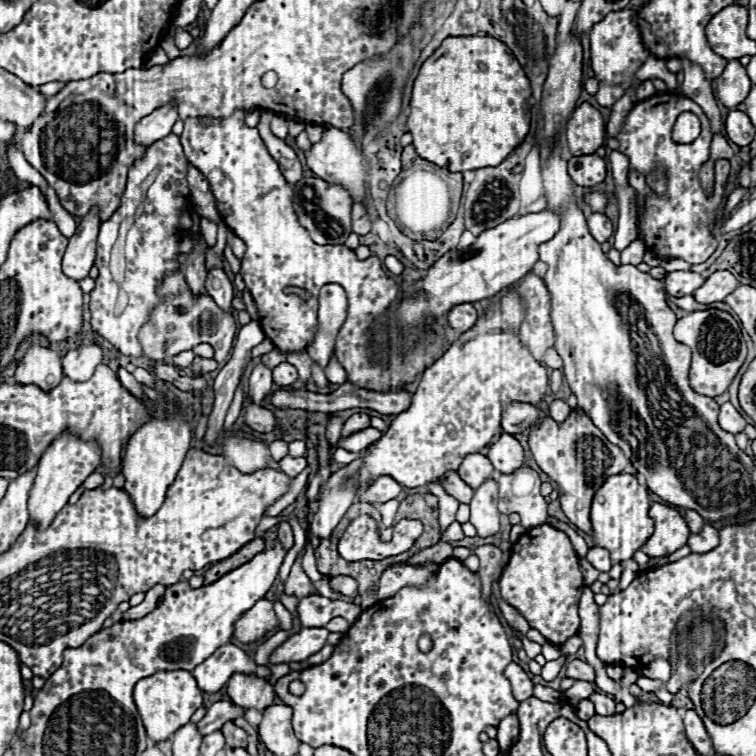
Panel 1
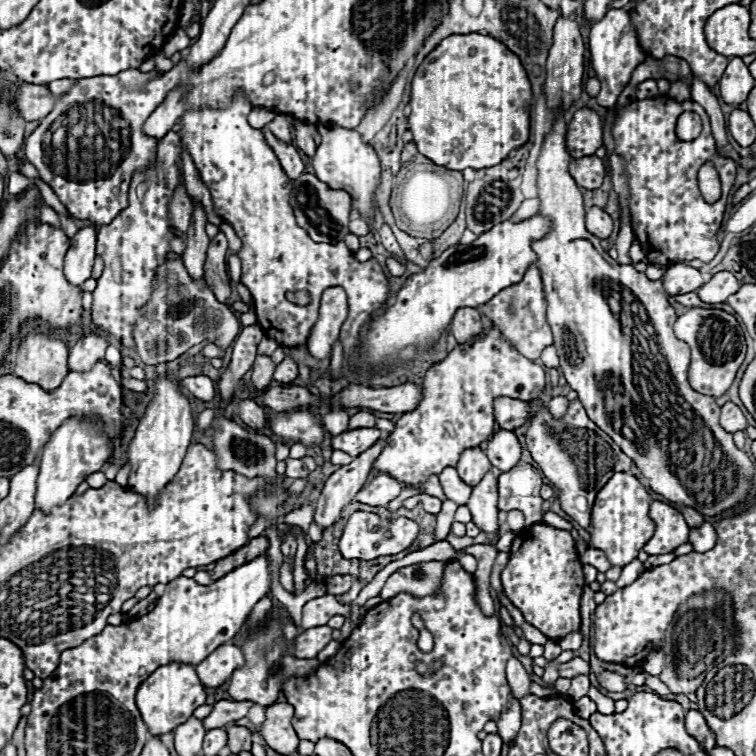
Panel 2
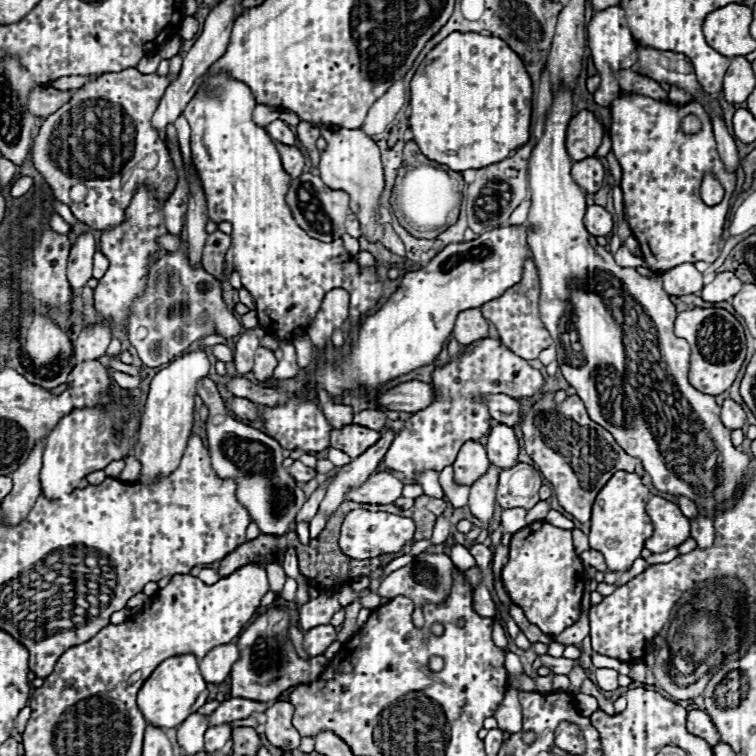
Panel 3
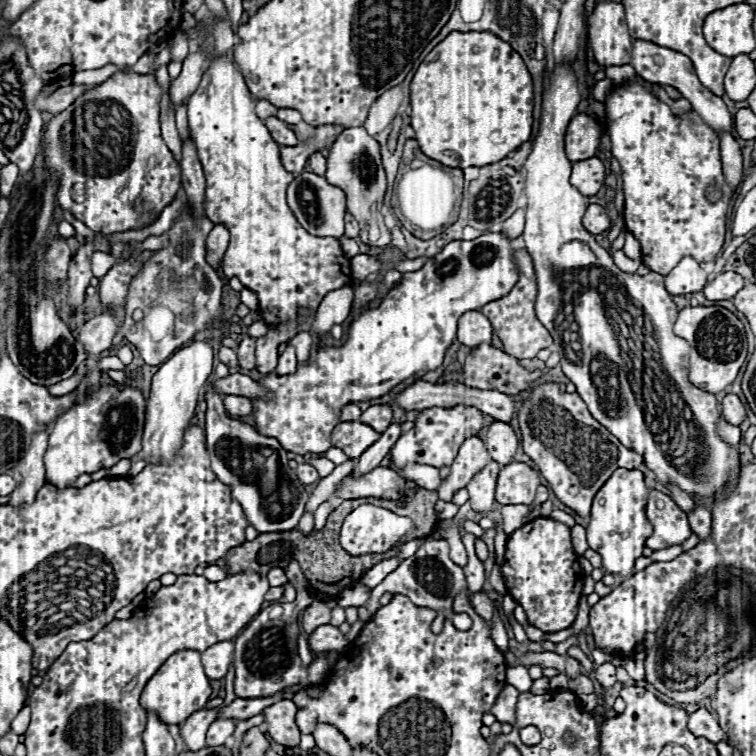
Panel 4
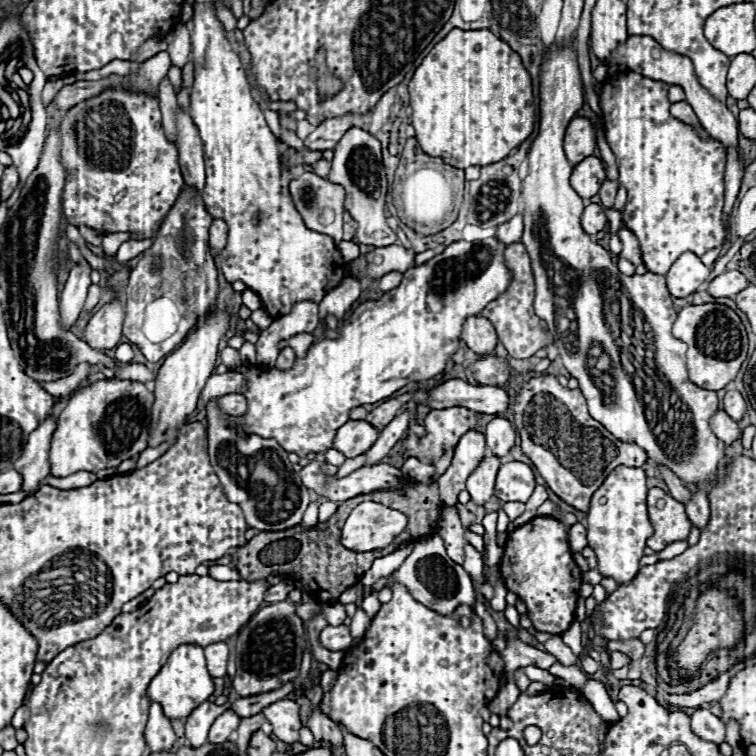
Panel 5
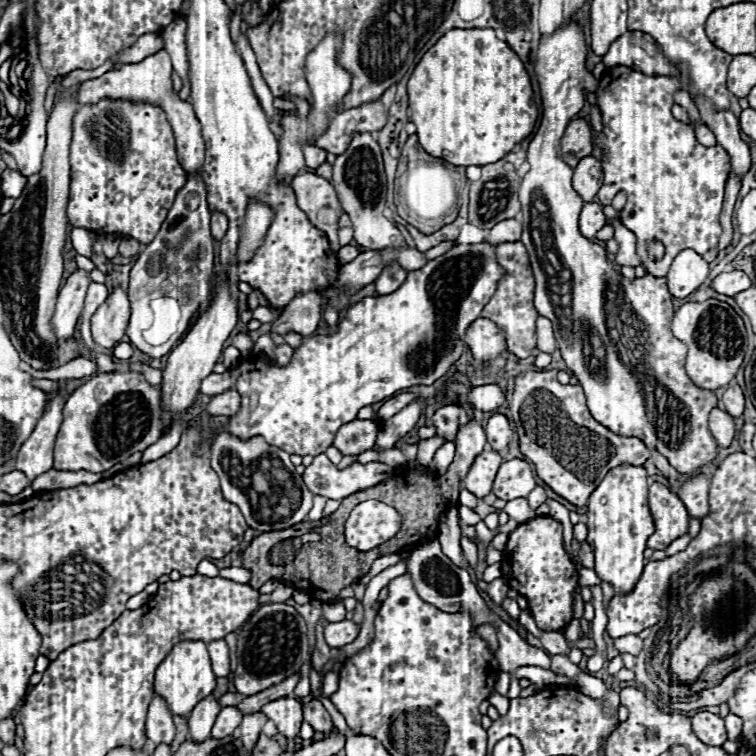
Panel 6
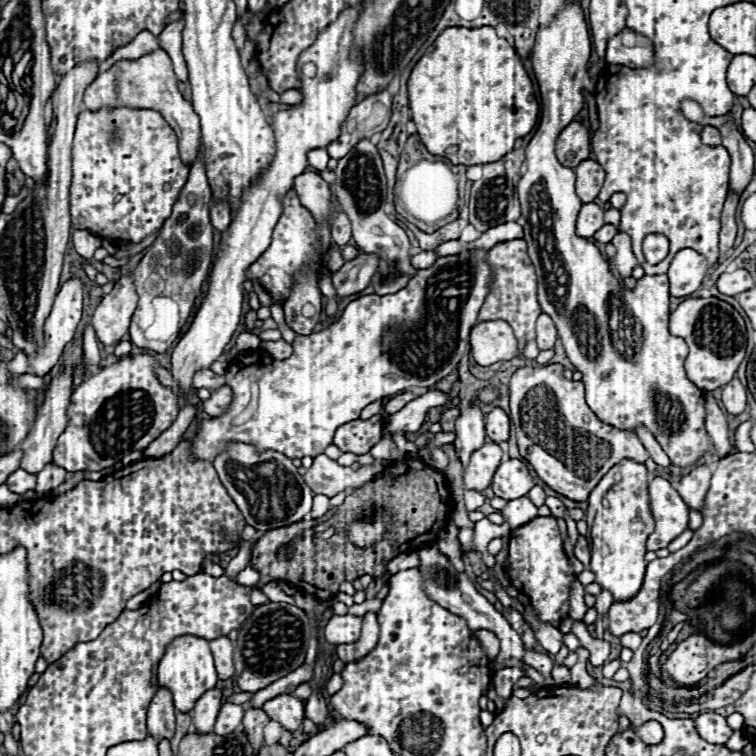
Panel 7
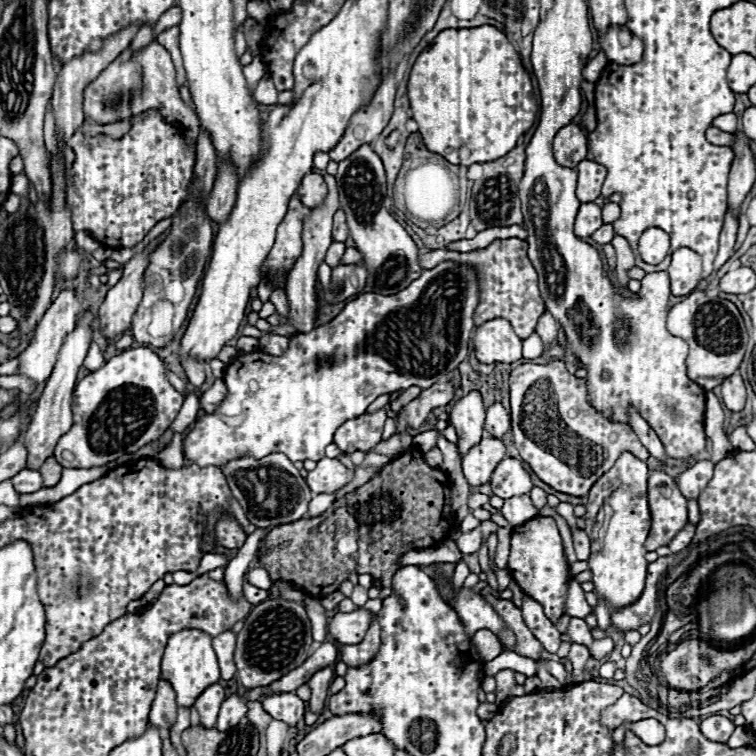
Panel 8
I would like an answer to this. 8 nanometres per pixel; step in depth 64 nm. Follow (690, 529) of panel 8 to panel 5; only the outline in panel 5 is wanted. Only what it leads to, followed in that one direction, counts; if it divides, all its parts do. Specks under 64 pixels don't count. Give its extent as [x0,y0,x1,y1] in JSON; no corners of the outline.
[660,540,688,558]

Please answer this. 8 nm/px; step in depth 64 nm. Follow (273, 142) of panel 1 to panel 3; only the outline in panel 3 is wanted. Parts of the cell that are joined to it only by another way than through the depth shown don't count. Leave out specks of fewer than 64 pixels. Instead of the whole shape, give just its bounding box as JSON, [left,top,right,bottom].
[274,142,305,178]

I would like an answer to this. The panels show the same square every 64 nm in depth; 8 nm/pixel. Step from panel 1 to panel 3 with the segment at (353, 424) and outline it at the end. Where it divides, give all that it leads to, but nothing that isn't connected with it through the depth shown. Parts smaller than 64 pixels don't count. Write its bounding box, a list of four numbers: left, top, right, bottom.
[354,408,388,432]

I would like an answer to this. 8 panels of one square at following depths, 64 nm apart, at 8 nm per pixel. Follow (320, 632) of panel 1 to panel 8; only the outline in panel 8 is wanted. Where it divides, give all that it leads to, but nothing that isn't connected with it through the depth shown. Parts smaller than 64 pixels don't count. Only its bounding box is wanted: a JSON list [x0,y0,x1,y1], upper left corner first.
[328,608,376,644]

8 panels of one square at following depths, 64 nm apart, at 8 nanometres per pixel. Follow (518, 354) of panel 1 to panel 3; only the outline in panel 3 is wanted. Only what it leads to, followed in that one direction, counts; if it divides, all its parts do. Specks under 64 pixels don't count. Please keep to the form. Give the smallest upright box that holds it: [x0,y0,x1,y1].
[384,338,544,480]

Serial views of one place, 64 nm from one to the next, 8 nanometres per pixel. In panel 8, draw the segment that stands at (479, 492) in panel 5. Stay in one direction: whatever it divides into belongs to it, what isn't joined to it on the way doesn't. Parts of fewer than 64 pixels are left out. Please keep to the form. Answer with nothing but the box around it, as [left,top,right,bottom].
[462,436,506,486]

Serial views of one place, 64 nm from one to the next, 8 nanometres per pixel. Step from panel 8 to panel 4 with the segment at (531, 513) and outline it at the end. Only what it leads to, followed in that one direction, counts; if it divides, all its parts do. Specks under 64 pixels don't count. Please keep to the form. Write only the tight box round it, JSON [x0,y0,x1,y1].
[502,506,528,534]

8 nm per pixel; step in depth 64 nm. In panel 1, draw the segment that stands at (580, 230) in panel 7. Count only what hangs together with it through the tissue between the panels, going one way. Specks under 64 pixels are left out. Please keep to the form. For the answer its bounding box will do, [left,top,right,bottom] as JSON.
[588,214,614,242]

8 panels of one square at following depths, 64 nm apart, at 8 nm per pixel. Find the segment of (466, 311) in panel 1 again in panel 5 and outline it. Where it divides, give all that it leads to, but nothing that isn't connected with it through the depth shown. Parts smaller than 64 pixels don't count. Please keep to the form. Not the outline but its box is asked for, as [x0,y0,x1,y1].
[460,316,498,356]

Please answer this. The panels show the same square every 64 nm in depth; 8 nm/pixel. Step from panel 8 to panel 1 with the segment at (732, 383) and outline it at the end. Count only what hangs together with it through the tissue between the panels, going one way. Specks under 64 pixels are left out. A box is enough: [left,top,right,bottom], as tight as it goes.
[718,402,746,434]

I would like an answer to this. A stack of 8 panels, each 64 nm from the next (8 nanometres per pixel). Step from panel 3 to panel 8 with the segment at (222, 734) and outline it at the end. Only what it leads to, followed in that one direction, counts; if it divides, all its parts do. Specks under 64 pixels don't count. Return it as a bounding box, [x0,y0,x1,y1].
[216,694,248,732]

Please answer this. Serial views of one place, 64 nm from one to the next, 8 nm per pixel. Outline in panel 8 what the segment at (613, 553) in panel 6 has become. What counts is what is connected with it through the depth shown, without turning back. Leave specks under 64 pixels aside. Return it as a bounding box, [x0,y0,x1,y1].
[582,452,650,612]

